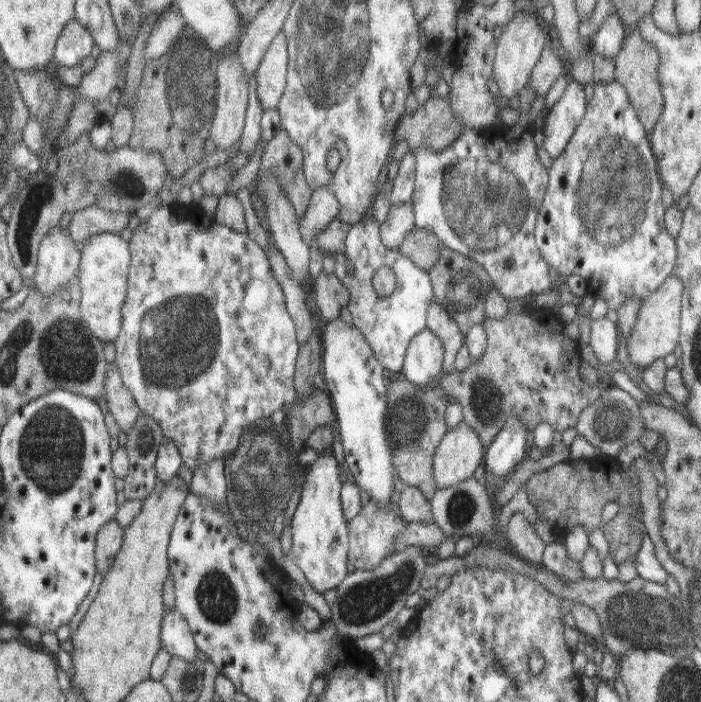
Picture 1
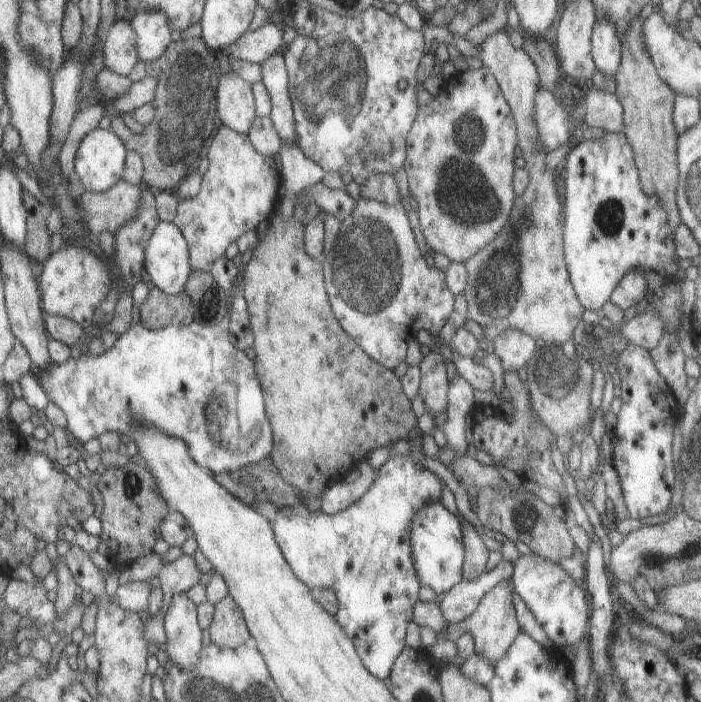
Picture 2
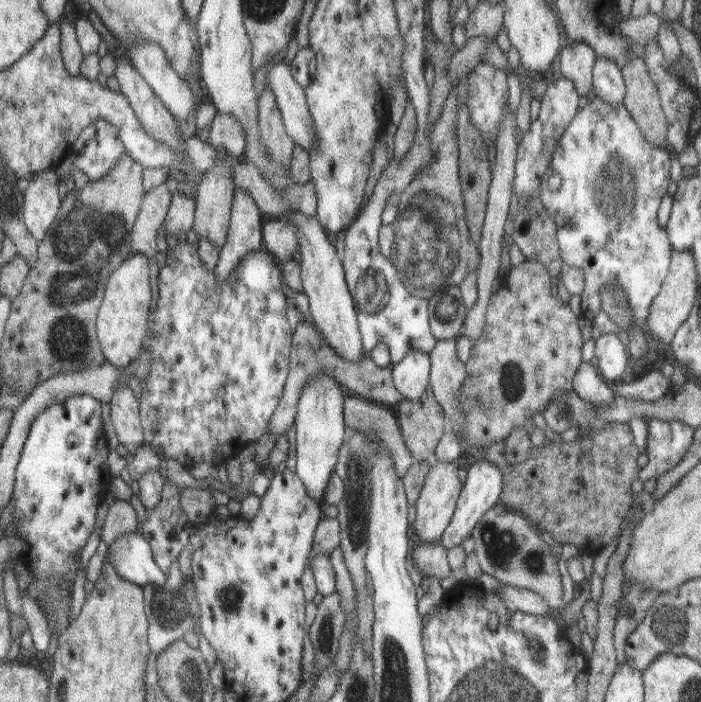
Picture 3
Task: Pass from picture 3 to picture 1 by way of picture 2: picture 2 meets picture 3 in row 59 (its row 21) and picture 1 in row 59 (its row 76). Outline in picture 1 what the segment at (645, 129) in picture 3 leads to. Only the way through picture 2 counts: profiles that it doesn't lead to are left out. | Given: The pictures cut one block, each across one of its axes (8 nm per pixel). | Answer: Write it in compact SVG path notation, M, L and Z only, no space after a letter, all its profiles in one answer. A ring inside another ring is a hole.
M631 28L631 36L627 36L623 40L623 46L615 56L615 80L623 84L623 90L627 92L627 96L629 96L633 108L637 110L639 120L647 128L647 132L651 132L657 126L657 122L665 110L665 98L661 94L661 82L657 78L659 64L661 64L661 60L659 60L657 48L653 48L653 44L649 44L645 40L645 36L641 36L641 32L637 32L637 28Z

